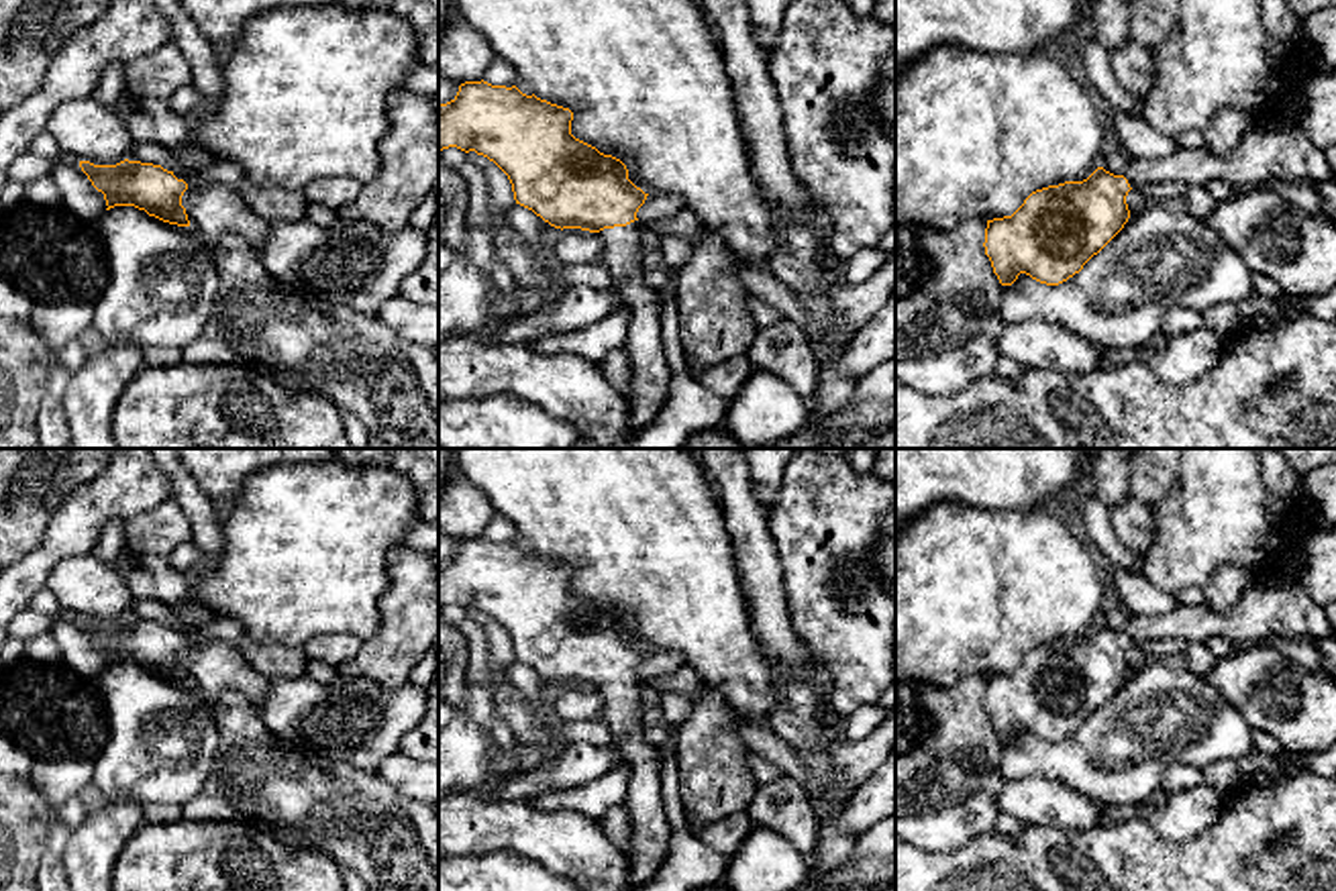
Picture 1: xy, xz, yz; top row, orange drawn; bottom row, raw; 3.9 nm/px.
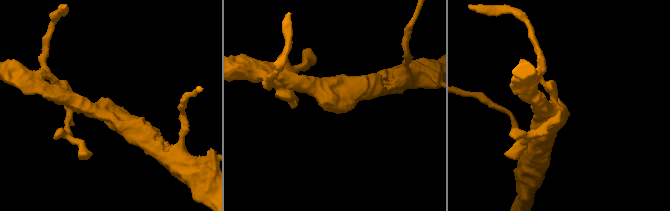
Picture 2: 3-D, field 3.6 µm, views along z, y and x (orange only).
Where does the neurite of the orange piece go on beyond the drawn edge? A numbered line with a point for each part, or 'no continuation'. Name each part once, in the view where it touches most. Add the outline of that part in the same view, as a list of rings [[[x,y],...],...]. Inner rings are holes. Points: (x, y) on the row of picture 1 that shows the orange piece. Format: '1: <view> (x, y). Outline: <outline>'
1: xz (649, 376). Outline: [[[643,224],[604,228],[606,265],[620,287],[620,302],[630,308],[626,343],[630,424],[640,430],[655,422],[669,398],[671,369],[661,338],[659,292],[645,285],[640,247]]]

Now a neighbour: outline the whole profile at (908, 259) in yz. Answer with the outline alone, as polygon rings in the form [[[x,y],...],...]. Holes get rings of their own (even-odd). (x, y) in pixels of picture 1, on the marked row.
[[[895,224],[895,296],[916,290],[922,271],[922,253],[914,226]]]

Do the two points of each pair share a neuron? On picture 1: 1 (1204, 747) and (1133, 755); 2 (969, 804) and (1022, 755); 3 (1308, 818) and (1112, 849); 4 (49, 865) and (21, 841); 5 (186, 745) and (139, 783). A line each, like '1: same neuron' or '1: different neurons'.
1: same neuron
2: different neurons
3: same neuron
4: different neurons
5: same neuron

